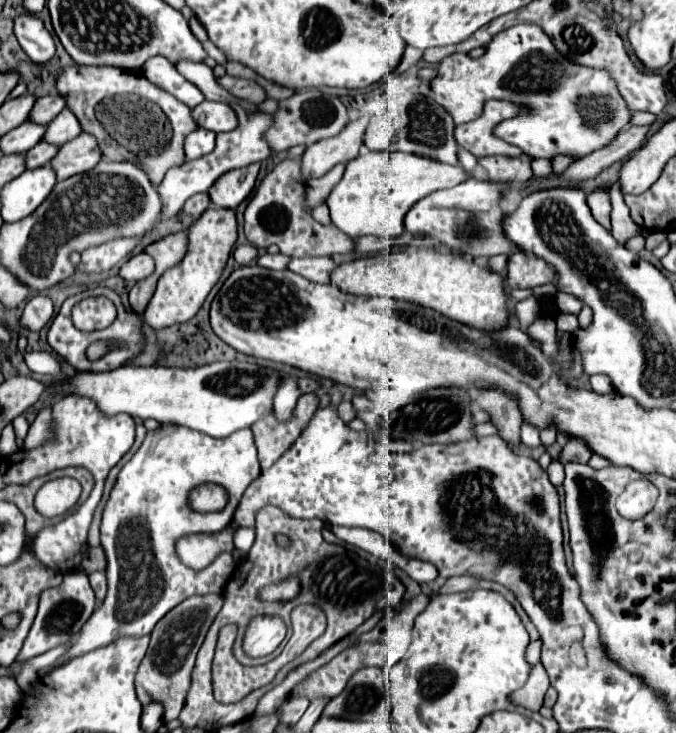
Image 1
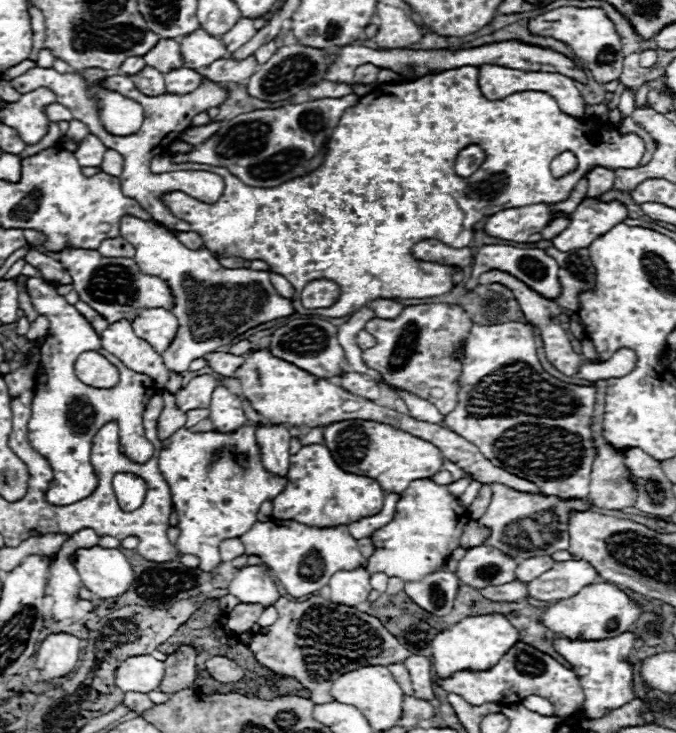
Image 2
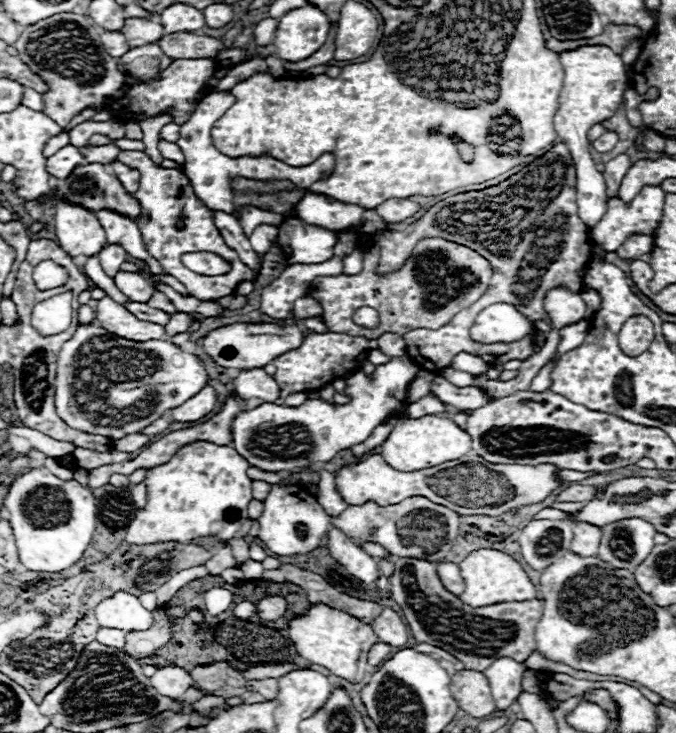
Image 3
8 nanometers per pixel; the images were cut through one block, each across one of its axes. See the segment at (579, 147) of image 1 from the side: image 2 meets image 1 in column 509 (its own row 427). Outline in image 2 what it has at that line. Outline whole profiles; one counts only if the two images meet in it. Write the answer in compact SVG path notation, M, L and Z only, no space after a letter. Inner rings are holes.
M28 278L26 292L38 314L46 316L50 322L48 336L40 346L40 368L36 374L36 388L32 400L32 418L28 422L28 438L34 450L42 452L50 460L54 470L54 480L46 492L46 500L56 506L74 504L96 490L96 474L90 464L90 450L94 434L110 420L120 422L120 450L134 462L146 462L154 456L152 444L144 436L142 412L156 392L152 378L128 370L116 356L102 350L100 336L94 332L90 322L56 292L44 278ZM86 350L98 350L104 354L118 370L120 382L114 388L92 388L82 384L74 374L74 362Z

